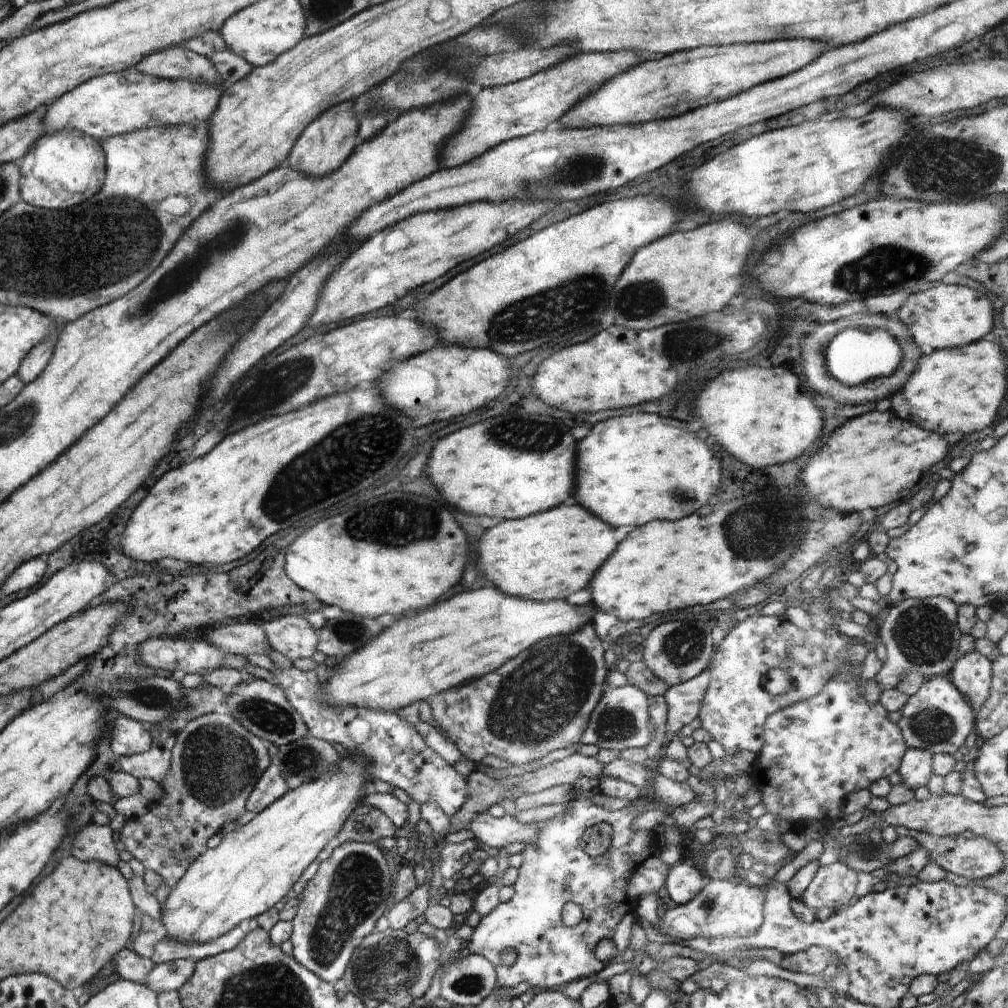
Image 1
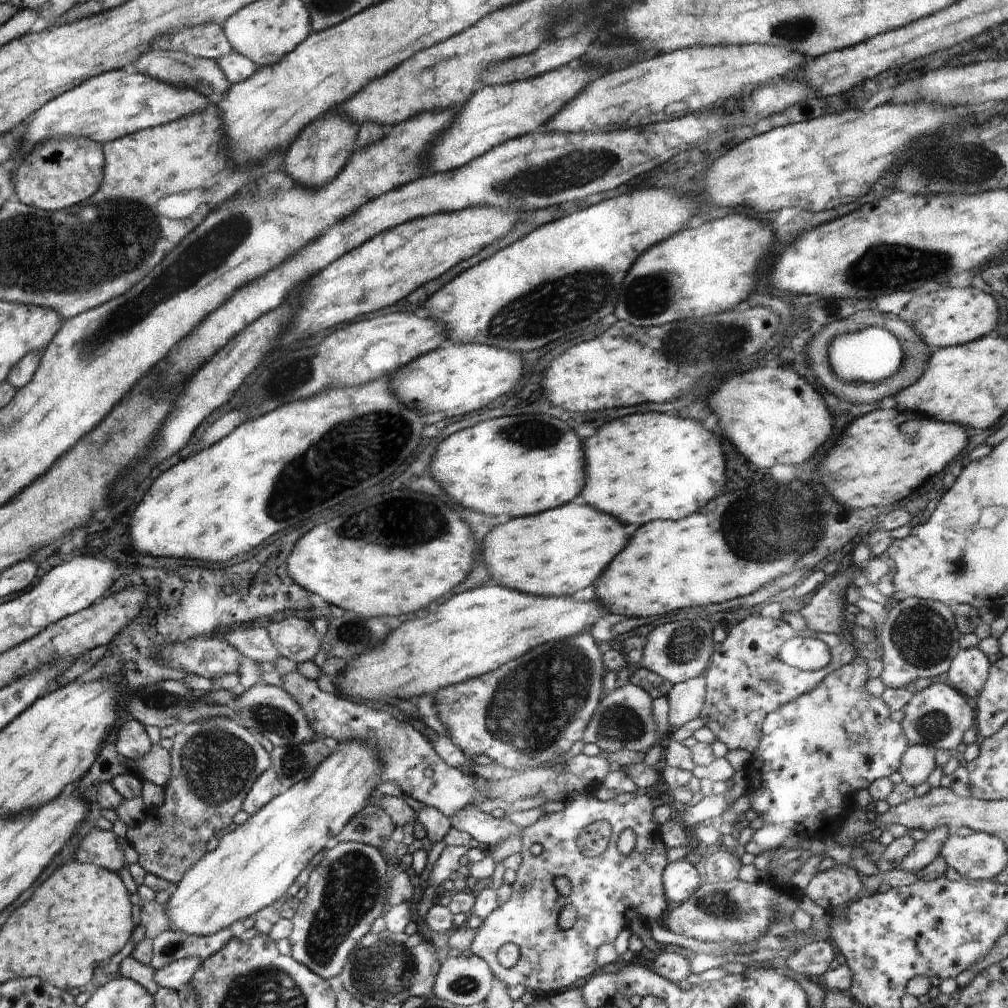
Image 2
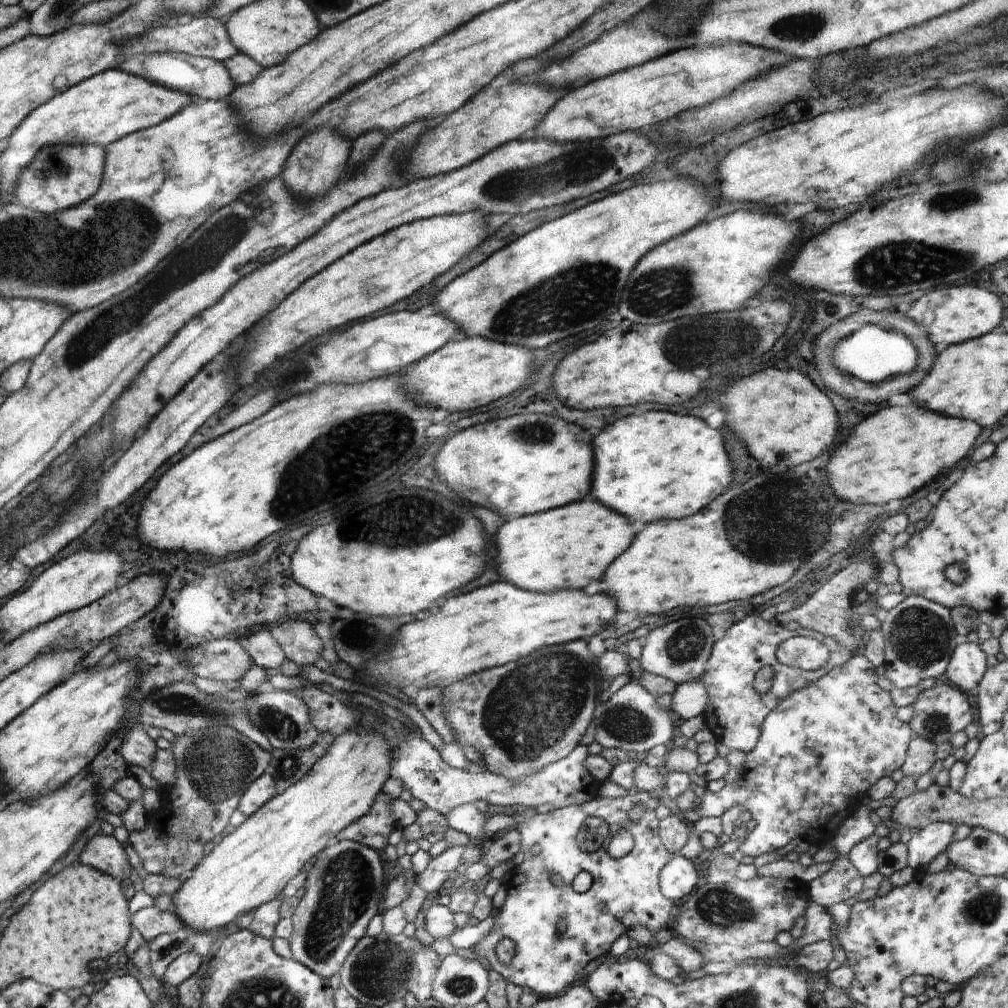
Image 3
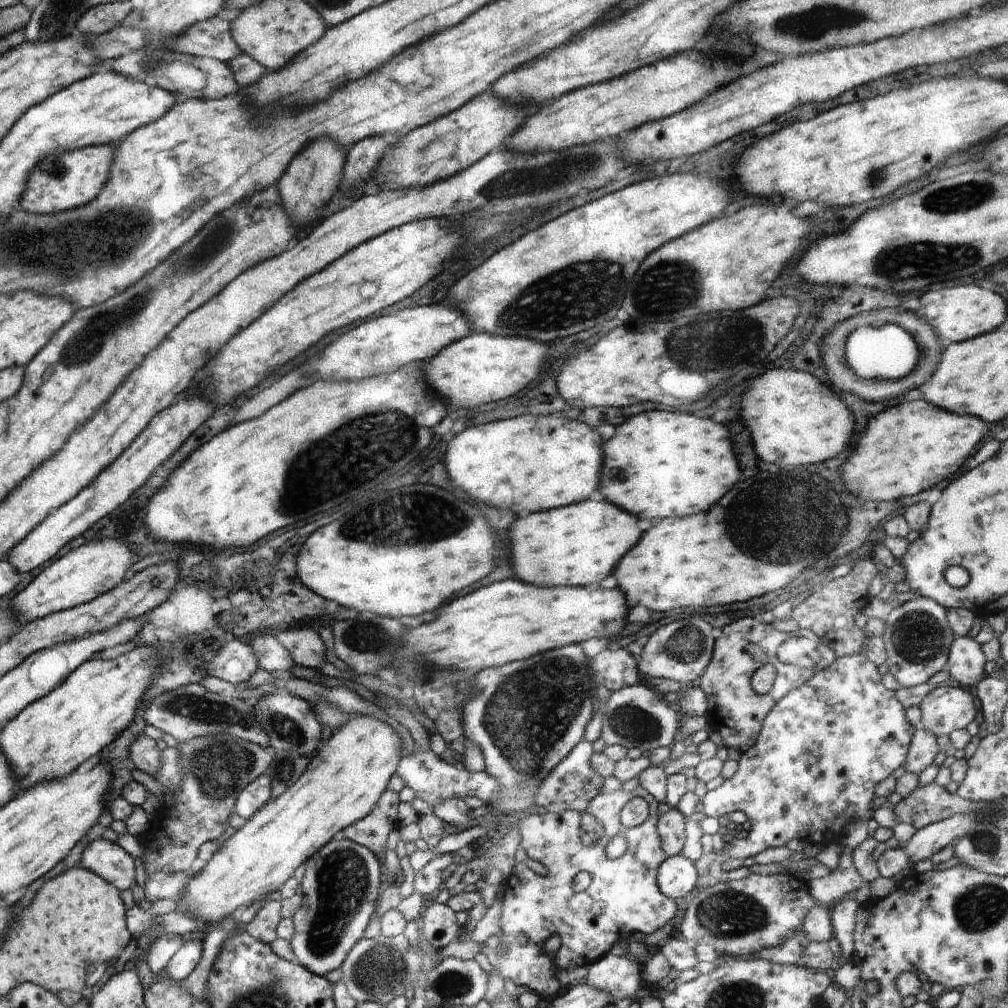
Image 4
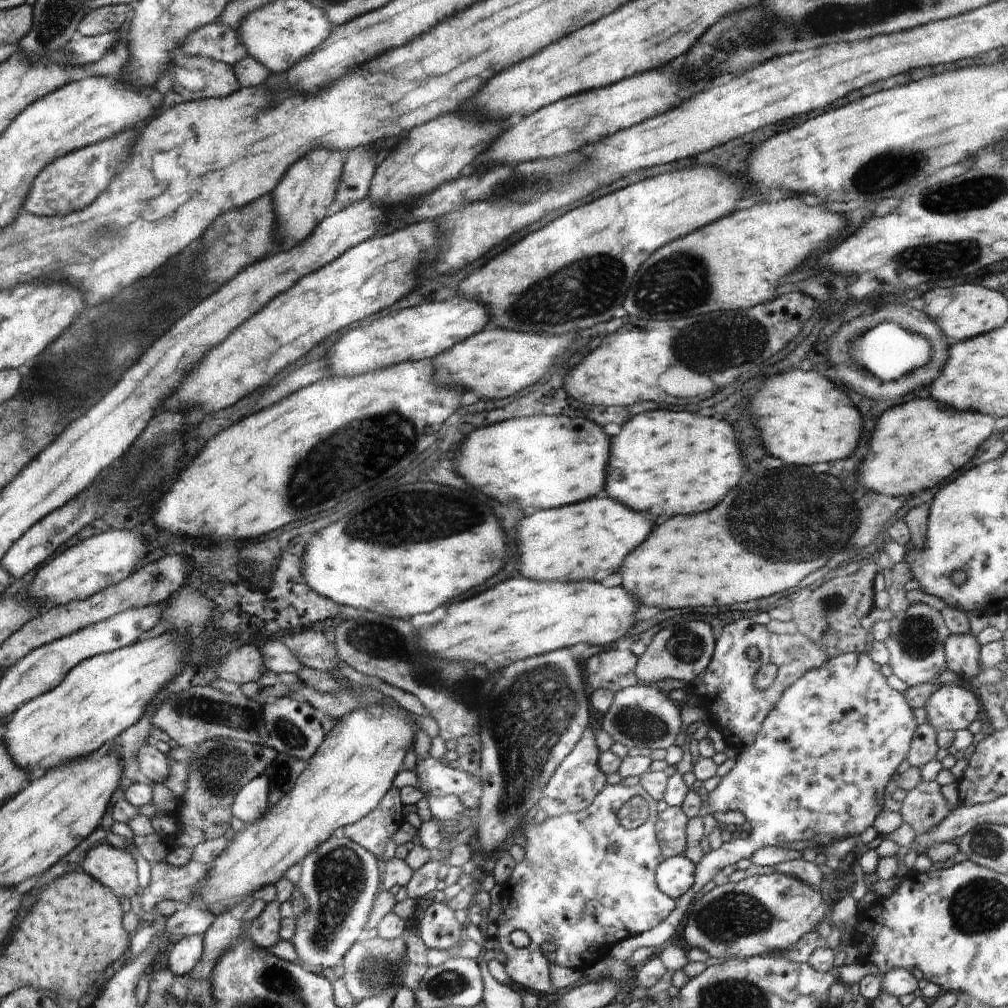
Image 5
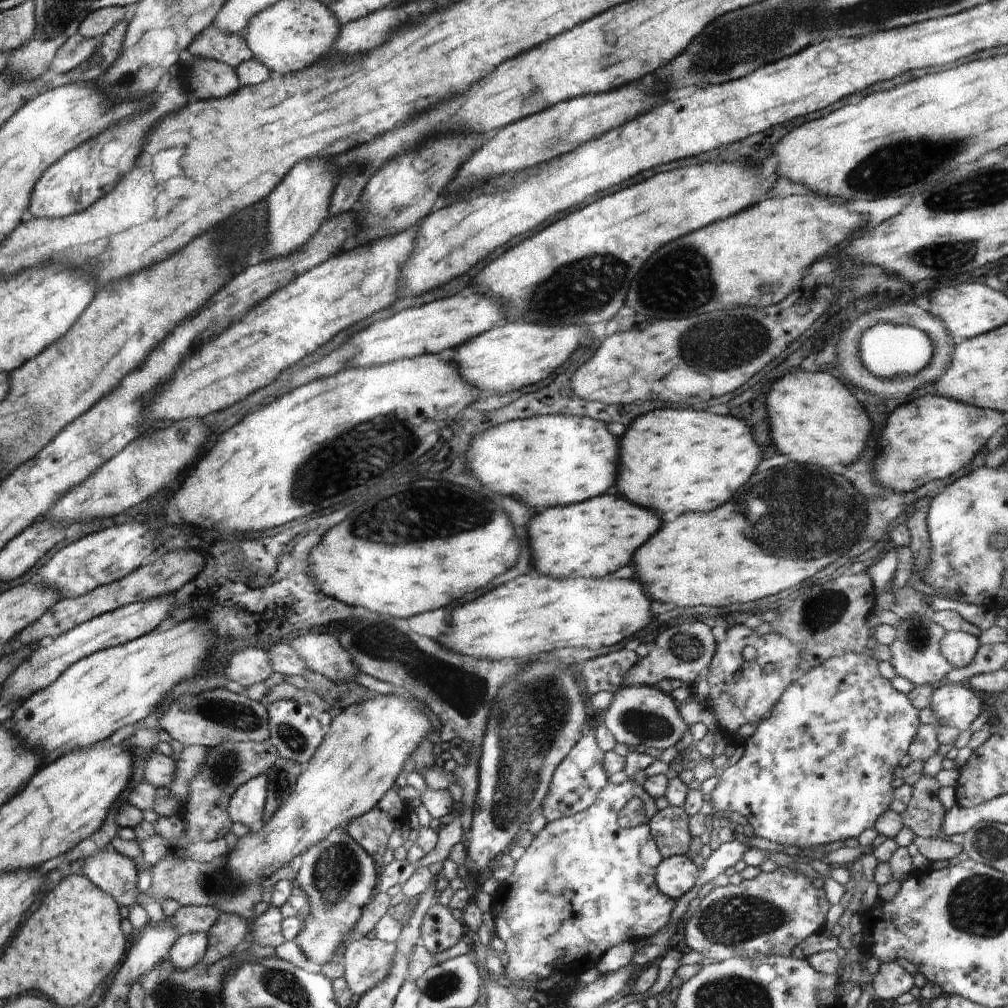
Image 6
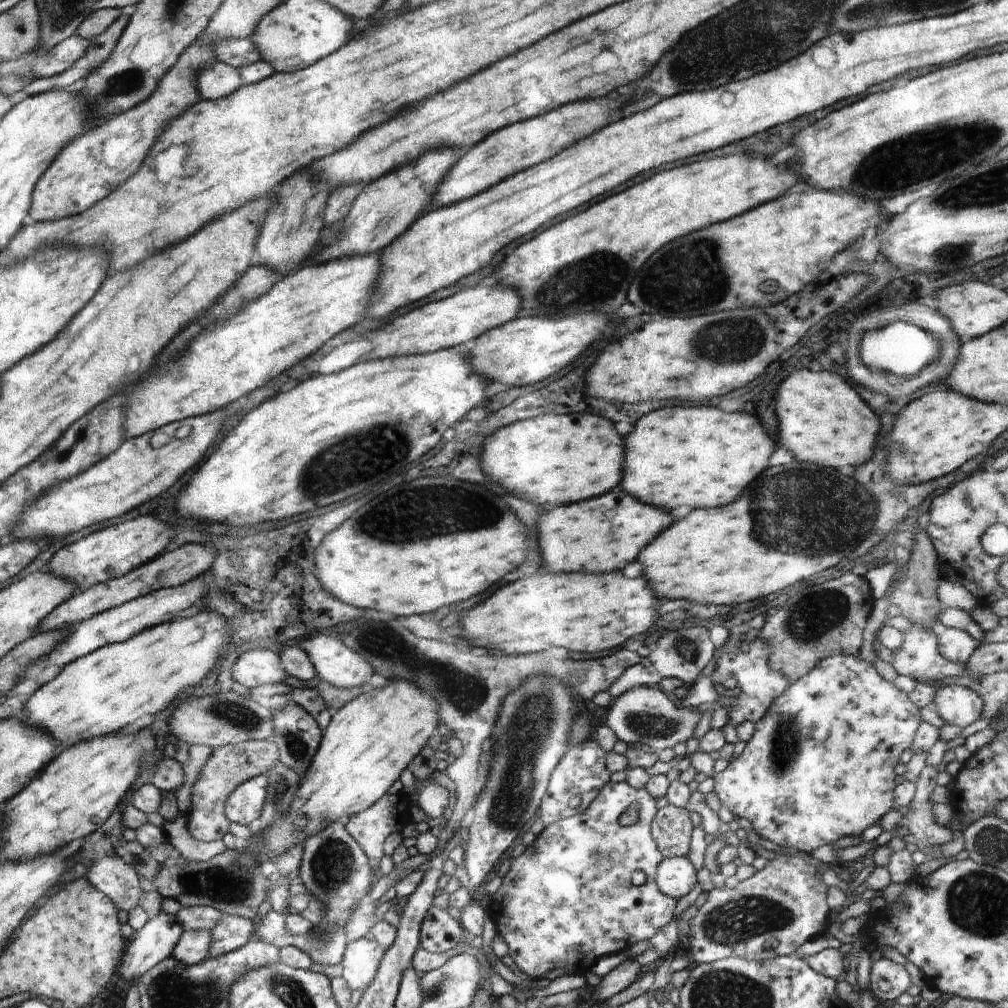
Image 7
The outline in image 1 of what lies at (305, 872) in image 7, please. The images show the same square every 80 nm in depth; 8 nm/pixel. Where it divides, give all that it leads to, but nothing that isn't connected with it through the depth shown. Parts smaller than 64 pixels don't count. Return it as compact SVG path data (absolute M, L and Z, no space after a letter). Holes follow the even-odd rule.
M348 841L337 846L332 852L331 856L326 860L322 861L322 864L318 867L314 878L305 886L303 890L304 897L298 902L297 911L295 917L291 920L293 924L293 931L289 938L293 944L293 957L301 964L304 968L307 968L312 974L318 976L327 983L334 985L337 980L343 978L345 970L351 961L352 953L356 950L357 946L361 945L361 942L374 930L376 921L382 915L384 916L386 910L393 904L392 902L393 885L390 879L390 871L388 870L388 864L386 858L382 855L382 849L376 845L376 843L361 843Z

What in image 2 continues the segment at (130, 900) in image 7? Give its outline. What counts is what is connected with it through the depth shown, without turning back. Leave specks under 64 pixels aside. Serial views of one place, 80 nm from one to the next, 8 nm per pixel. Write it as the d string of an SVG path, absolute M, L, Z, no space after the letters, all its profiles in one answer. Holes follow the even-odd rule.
M95 828L88 833L75 852L78 862L91 862L96 866L118 872L124 866L124 854L116 844L116 836L112 831Z

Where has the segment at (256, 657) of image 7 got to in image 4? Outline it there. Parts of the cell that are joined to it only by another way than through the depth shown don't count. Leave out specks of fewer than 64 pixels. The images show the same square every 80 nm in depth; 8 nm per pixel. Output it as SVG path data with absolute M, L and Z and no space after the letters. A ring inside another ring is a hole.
M244 640L223 642L218 652L206 662L205 672L230 684L246 684L259 668L250 643Z

